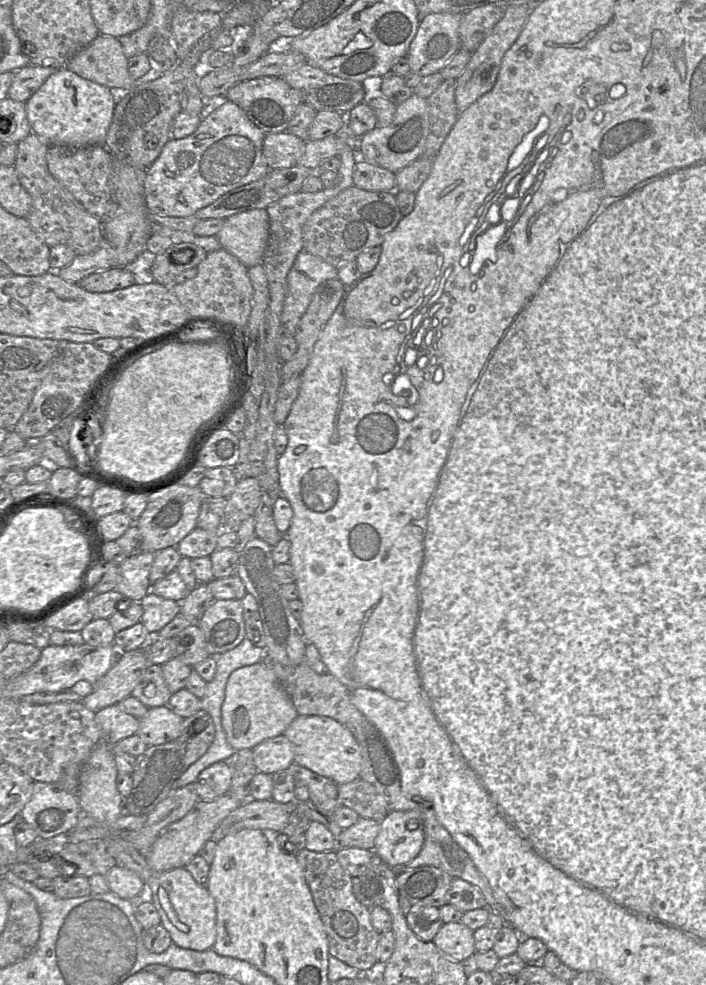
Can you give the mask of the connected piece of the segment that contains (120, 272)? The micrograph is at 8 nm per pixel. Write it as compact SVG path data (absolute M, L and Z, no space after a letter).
M125 267L97 271L82 278L78 285L89 292L109 292L135 284L133 274Z

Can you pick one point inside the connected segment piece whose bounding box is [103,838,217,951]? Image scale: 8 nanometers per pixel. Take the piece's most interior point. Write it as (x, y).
(187, 910)

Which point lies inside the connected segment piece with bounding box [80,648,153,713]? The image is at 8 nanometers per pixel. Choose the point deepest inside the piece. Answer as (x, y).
(118, 683)

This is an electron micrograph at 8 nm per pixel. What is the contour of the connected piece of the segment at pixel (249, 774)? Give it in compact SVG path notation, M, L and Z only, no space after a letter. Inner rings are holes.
M252 749L236 750L225 760L232 772L228 794L245 803L249 800L249 786L253 776L258 772L253 758Z

